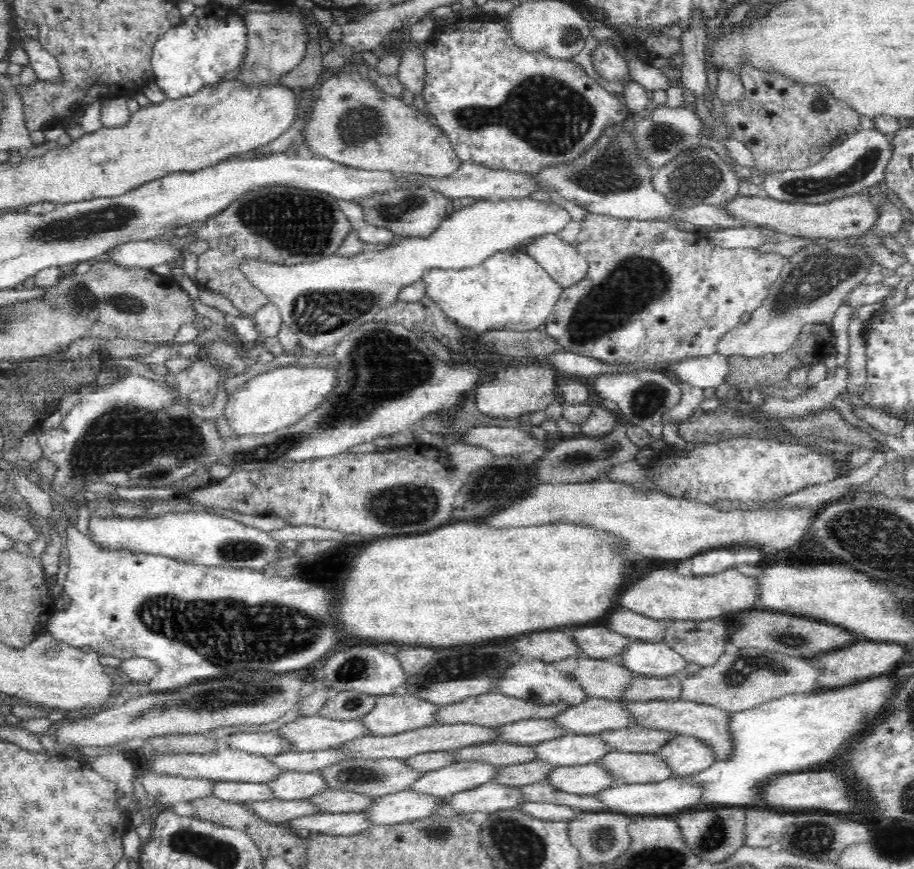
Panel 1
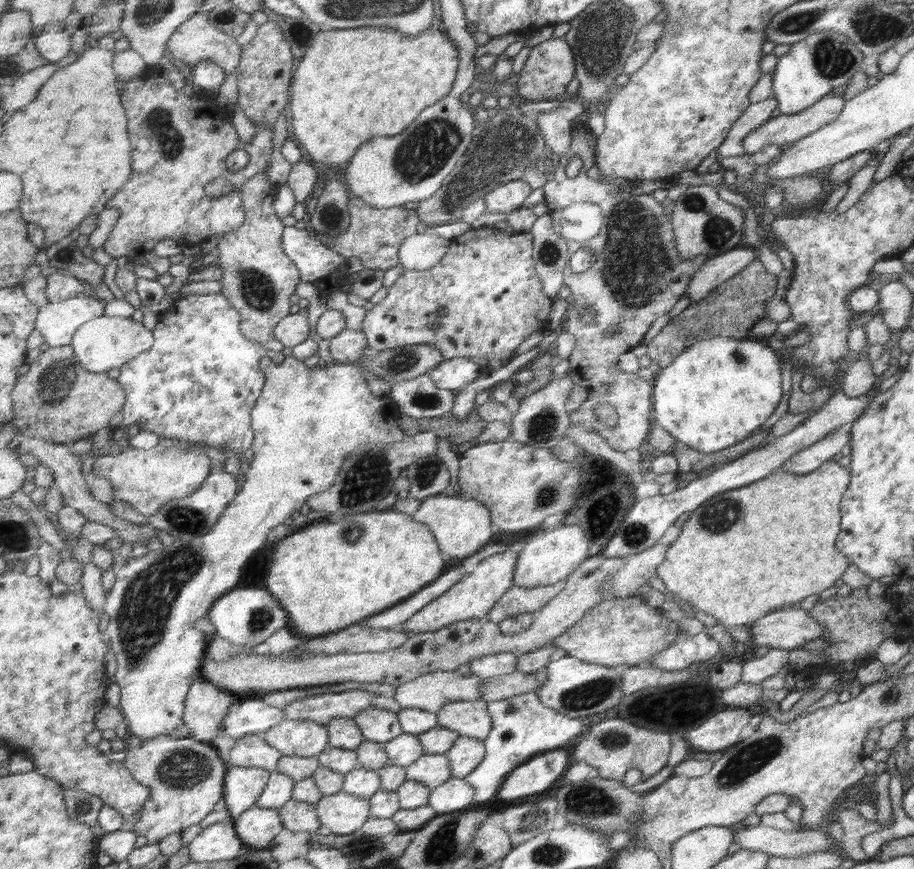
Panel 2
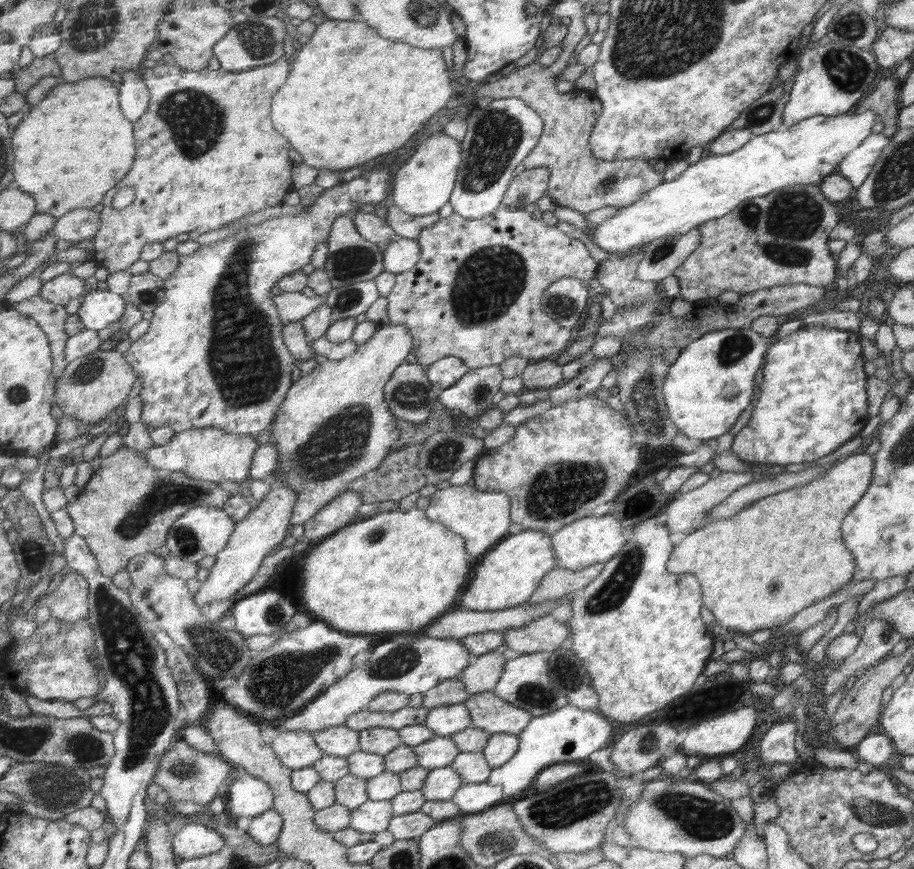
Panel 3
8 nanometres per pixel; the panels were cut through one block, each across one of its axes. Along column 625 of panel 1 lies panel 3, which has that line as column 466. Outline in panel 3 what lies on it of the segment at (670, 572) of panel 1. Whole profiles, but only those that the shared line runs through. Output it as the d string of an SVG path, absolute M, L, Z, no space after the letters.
M524 529L508 536L497 548L488 552L482 564L476 568L472 584L468 586L468 592L464 592L460 606L464 609L496 611L524 604L535 594L544 576L556 567L557 554L551 535L544 531Z

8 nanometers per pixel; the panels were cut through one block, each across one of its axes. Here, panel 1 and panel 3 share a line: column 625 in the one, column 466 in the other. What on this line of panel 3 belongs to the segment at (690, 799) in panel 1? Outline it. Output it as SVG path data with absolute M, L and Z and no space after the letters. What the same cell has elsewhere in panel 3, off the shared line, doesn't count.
M487 780L481 783L463 784L452 796L452 801L463 814L478 813L502 801L502 785L493 785Z

